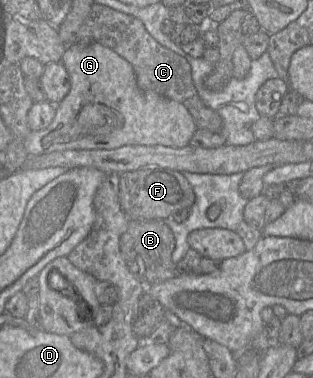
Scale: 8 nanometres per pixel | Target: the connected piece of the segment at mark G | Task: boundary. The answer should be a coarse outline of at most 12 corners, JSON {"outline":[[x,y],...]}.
{"outline":[[100,43],[70,44],[70,90],[28,155],[182,148],[184,105]]}

